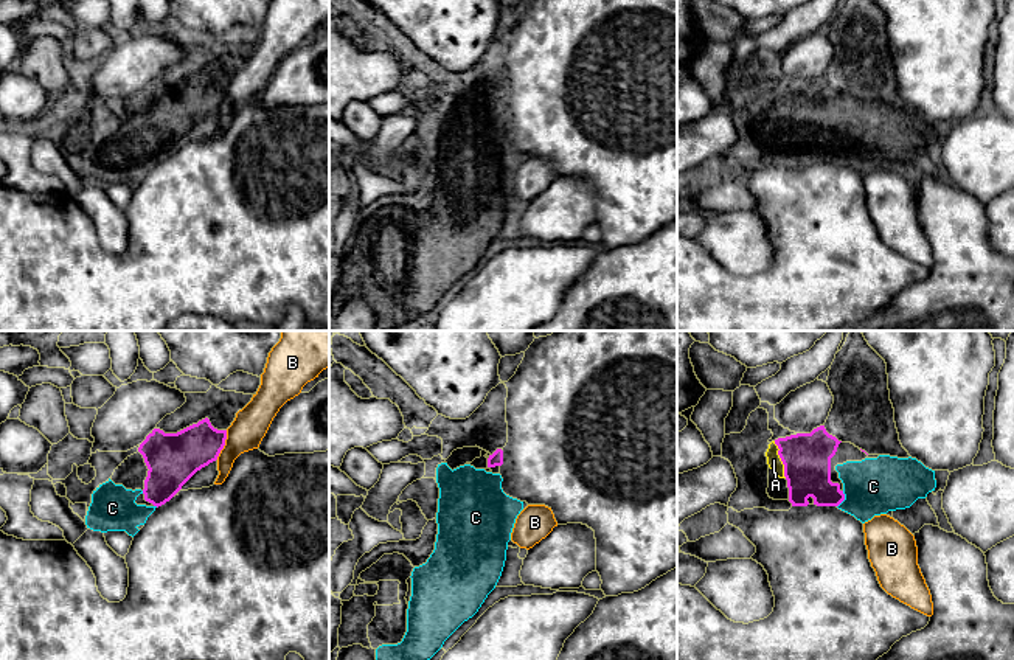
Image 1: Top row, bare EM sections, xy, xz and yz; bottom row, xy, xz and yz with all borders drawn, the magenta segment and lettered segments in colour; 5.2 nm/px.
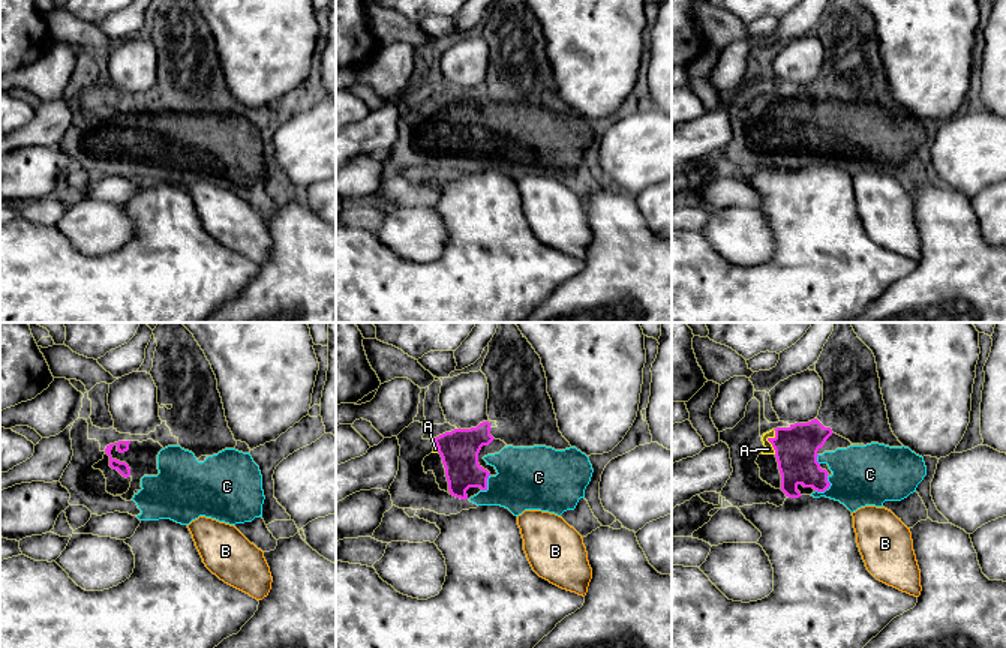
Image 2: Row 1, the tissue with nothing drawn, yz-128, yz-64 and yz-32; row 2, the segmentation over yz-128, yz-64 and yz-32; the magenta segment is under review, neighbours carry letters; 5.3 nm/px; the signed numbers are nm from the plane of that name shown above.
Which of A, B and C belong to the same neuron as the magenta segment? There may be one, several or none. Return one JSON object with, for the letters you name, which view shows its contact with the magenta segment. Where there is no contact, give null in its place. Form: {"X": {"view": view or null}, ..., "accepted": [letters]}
{"A": {"view": "yz"}, "C": {"view": "yz"}, "accepted": ["A", "C"]}

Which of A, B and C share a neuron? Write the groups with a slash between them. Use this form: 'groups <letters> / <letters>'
groups A C / B

